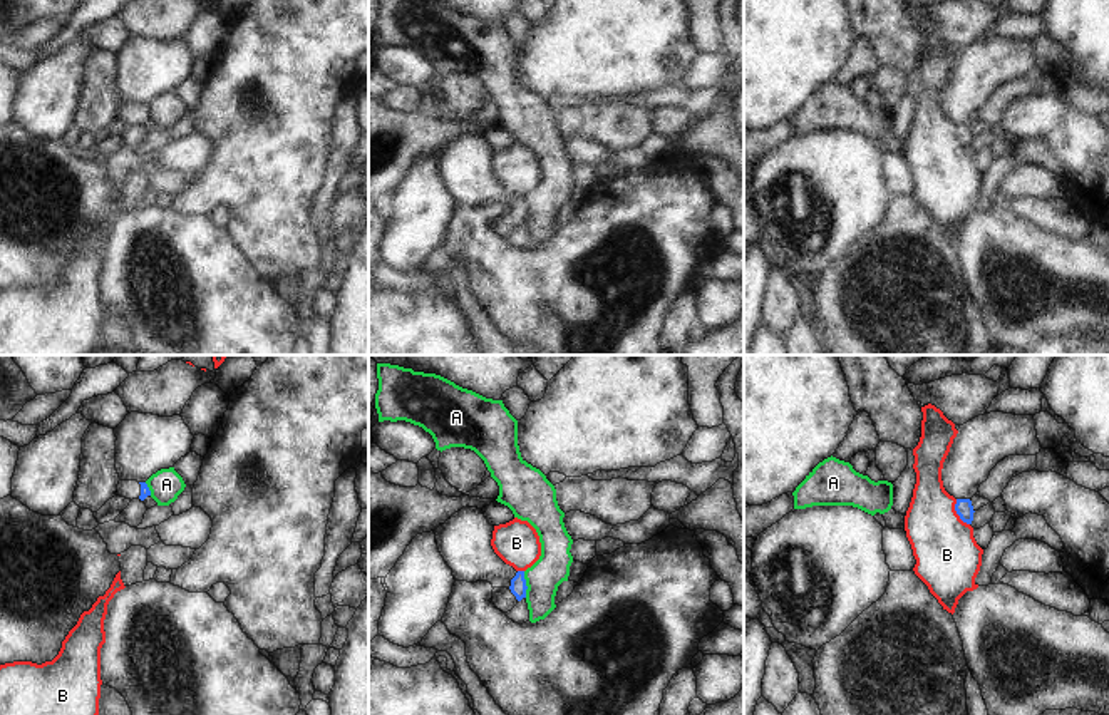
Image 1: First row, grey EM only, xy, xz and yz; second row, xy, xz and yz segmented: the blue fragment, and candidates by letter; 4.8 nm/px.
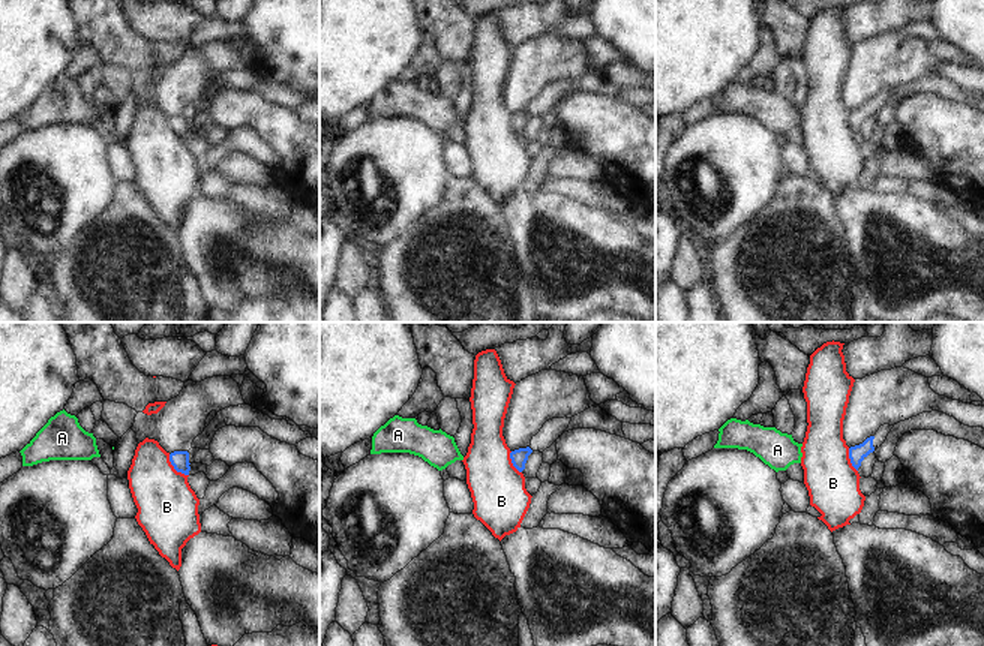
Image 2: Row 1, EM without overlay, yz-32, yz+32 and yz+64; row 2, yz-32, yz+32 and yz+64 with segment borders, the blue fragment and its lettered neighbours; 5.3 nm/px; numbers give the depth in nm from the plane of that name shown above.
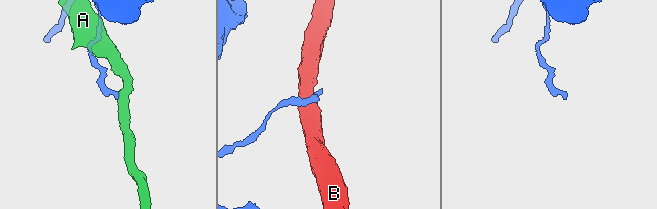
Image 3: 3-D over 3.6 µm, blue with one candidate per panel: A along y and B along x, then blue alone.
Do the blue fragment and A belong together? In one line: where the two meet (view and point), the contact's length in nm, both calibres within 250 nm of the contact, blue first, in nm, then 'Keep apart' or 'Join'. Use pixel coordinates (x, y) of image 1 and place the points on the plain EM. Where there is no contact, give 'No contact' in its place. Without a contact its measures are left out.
Touches blue at xz (525, 210). Shared border 130 nm. Thickness 80 nm (blue) against 160 nm. Keep apart

